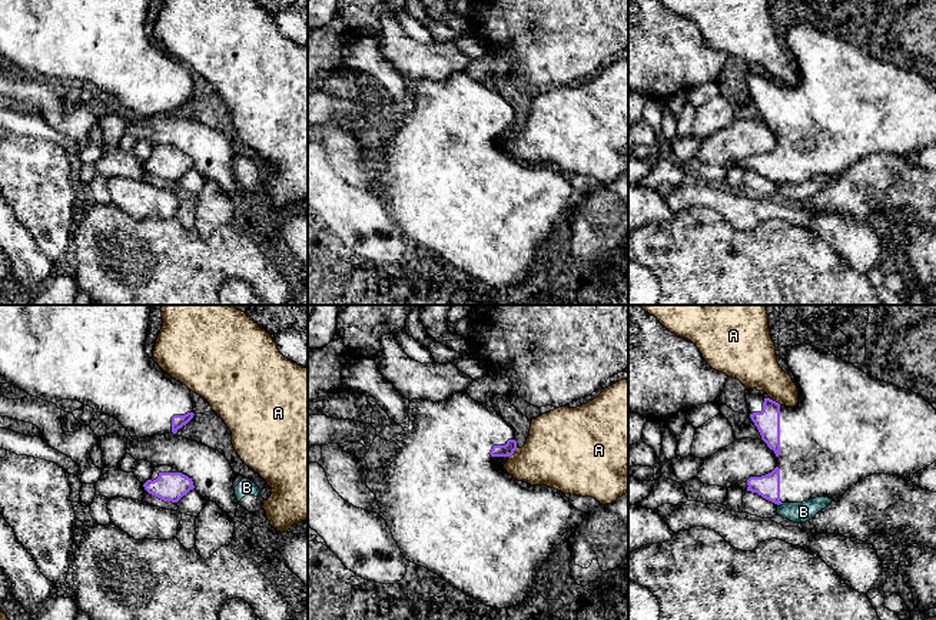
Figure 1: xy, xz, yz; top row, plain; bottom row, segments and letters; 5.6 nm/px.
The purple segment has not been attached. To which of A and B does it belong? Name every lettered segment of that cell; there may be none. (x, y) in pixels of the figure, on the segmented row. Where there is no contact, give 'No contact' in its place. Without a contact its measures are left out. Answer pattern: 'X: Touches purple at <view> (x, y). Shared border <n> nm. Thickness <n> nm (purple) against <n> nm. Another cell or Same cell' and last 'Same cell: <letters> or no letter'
A: Touches purple at xz (513, 453). Shared border 80 nm. Thickness 70 nm (purple) against 380 nm. Another cell
B: Touches purple at yz (780, 503). Shared border 40 nm. Thickness 130 nm (purple) against 110 nm. Another cell
Same cell: no letter

